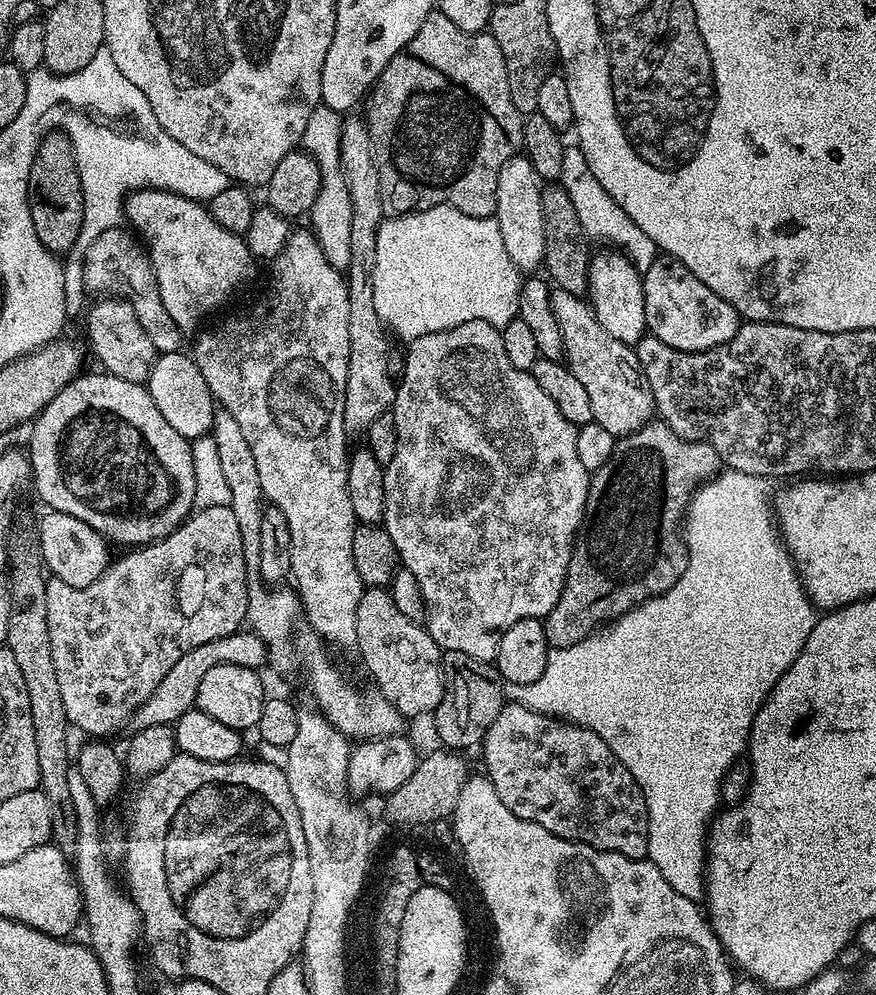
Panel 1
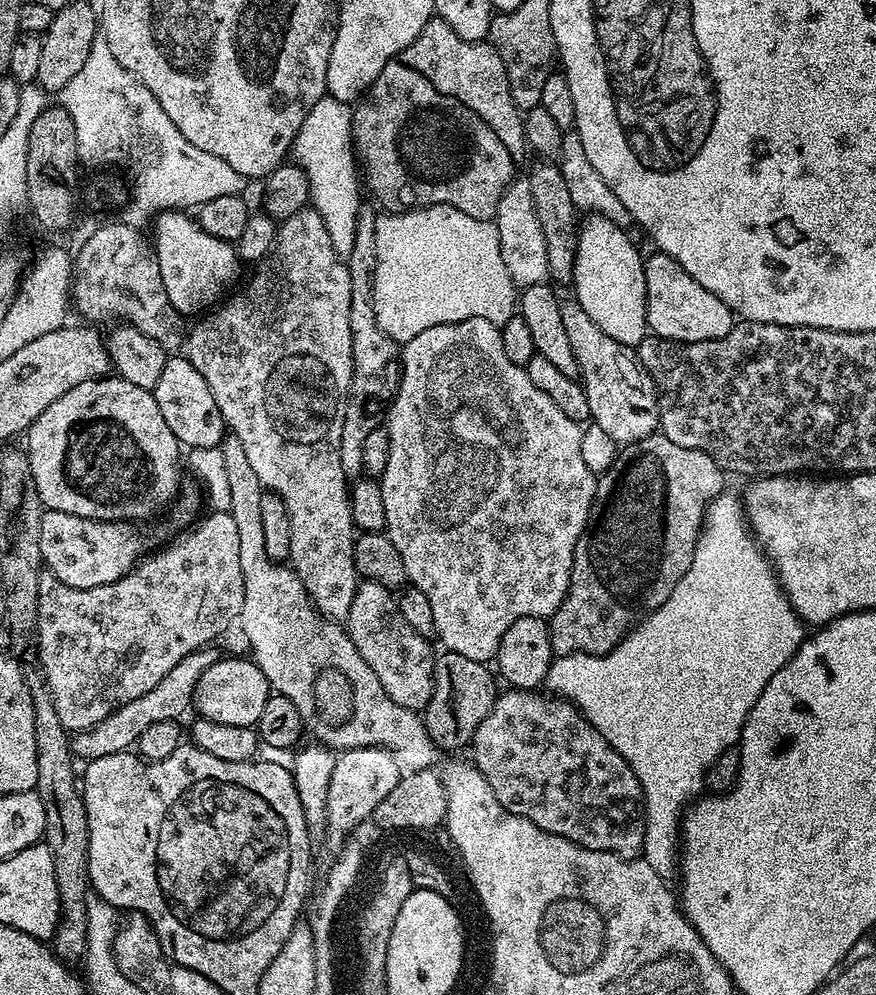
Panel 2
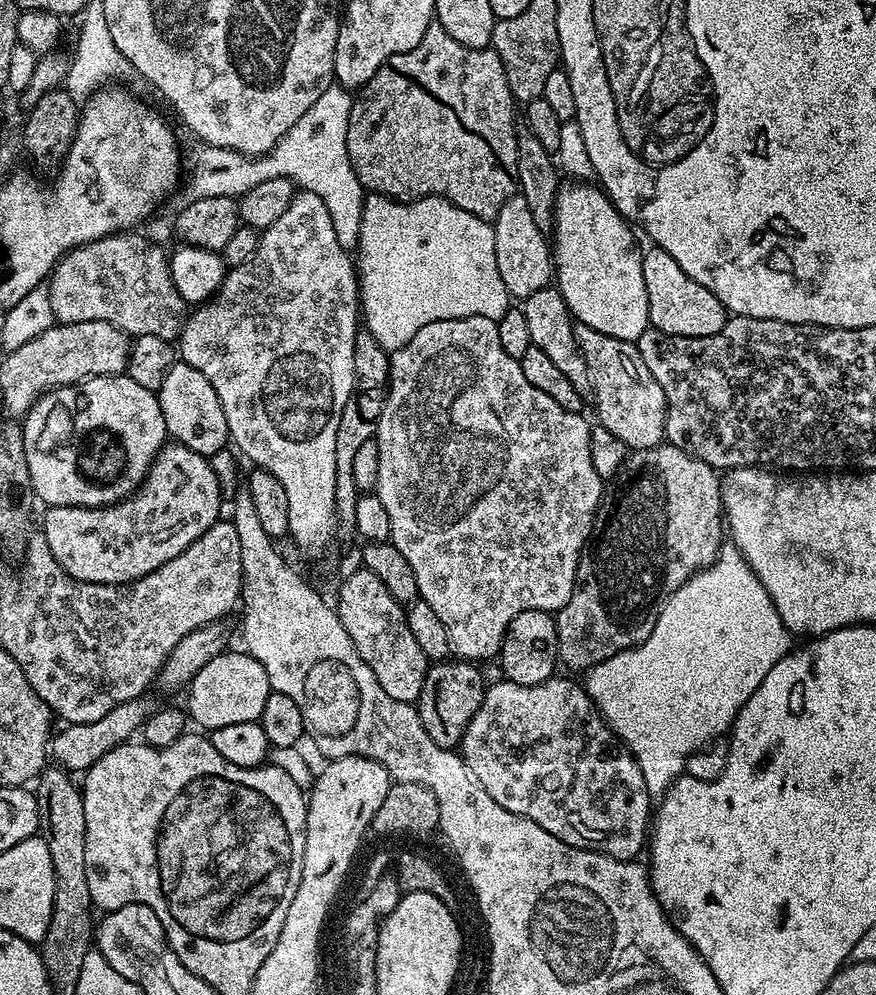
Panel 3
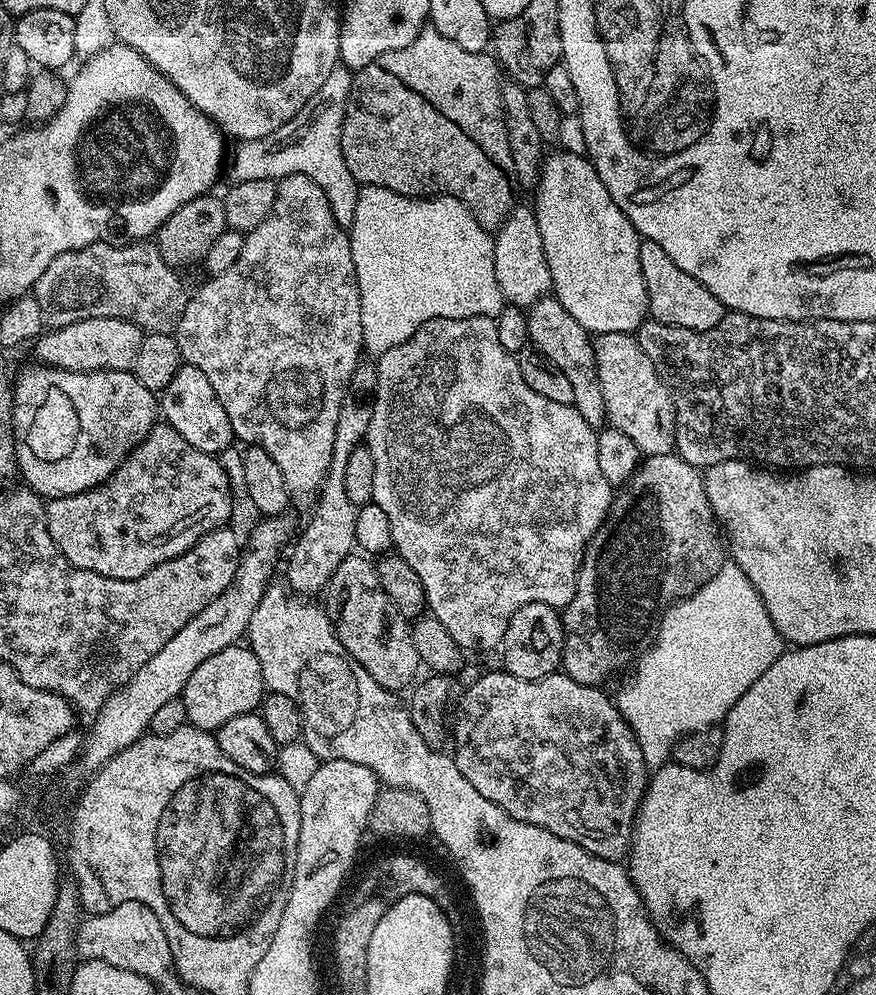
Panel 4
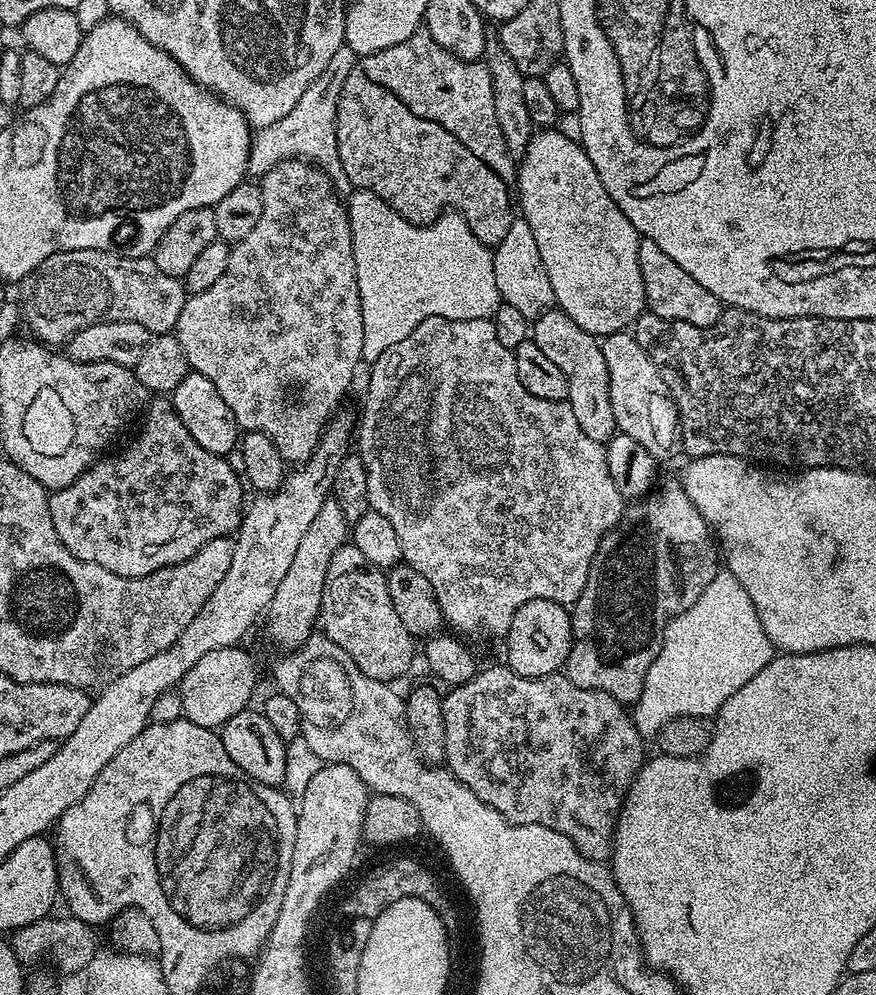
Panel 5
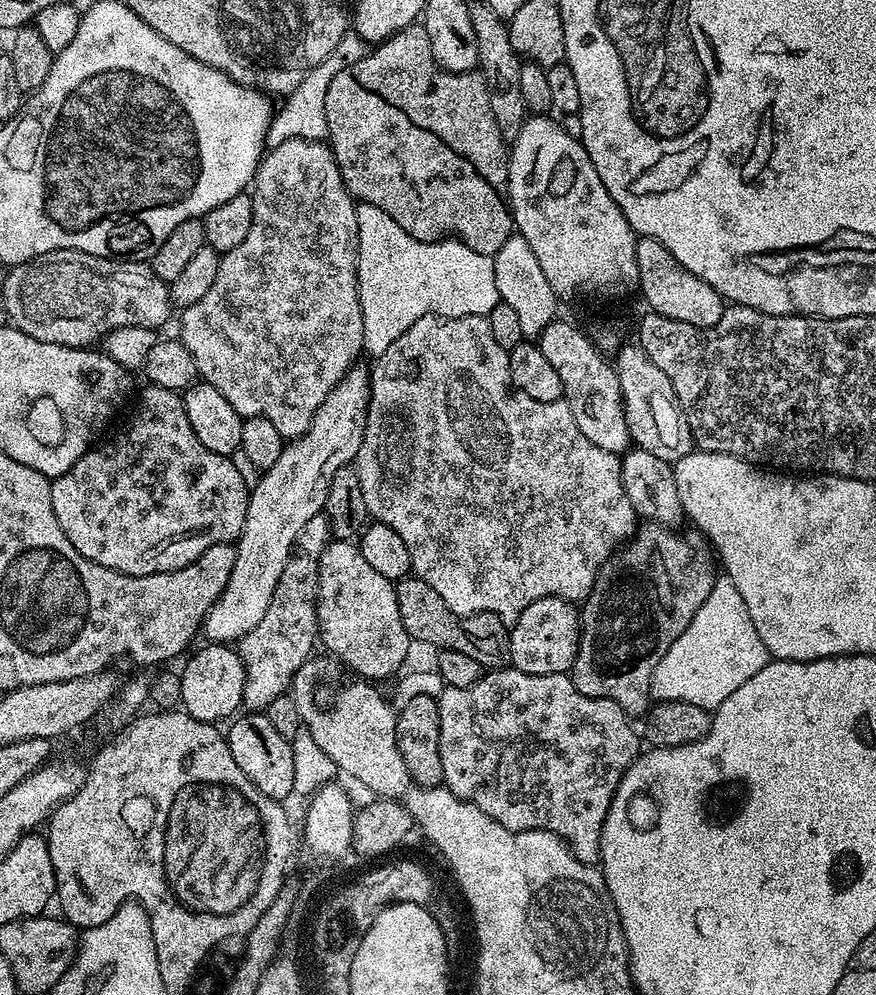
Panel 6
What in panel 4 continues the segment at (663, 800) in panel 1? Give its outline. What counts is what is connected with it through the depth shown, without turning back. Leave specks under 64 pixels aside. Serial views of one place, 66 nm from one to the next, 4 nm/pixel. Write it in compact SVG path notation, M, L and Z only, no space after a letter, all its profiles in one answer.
M725 562L706 586L671 605L660 619L652 647L644 651L631 669L632 681L614 696L616 709L635 734L649 769L655 770L669 763L672 745L682 737L724 721L734 702L738 702L738 698L742 698L742 694L746 694L746 690L778 662L784 651L786 641L778 634L774 622L770 622L770 614L766 614L758 590L754 590L750 578L746 578L734 563Z

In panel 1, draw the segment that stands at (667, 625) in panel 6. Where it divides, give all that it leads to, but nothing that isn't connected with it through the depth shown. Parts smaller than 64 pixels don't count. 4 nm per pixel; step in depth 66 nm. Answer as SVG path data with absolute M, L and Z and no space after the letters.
M663 422L646 423L637 432L617 439L610 458L597 472L591 473L584 521L572 544L572 557L562 594L554 610L543 617L549 649L582 642L619 616L625 616L631 608L670 590L670 586L682 578L682 570L686 570L688 561L688 547L684 545L682 535L688 504L700 485L707 484L721 472L722 465L714 446L697 440L684 440Z

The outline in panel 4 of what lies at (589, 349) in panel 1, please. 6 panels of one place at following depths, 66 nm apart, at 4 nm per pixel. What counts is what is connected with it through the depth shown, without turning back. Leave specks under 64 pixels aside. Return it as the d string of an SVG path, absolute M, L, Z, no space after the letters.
M601 332L593 339L592 349L607 423L622 430L622 434L632 439L644 456L673 454L676 446L676 411L666 386L654 370L654 362L646 358L646 350L642 350L635 335Z

